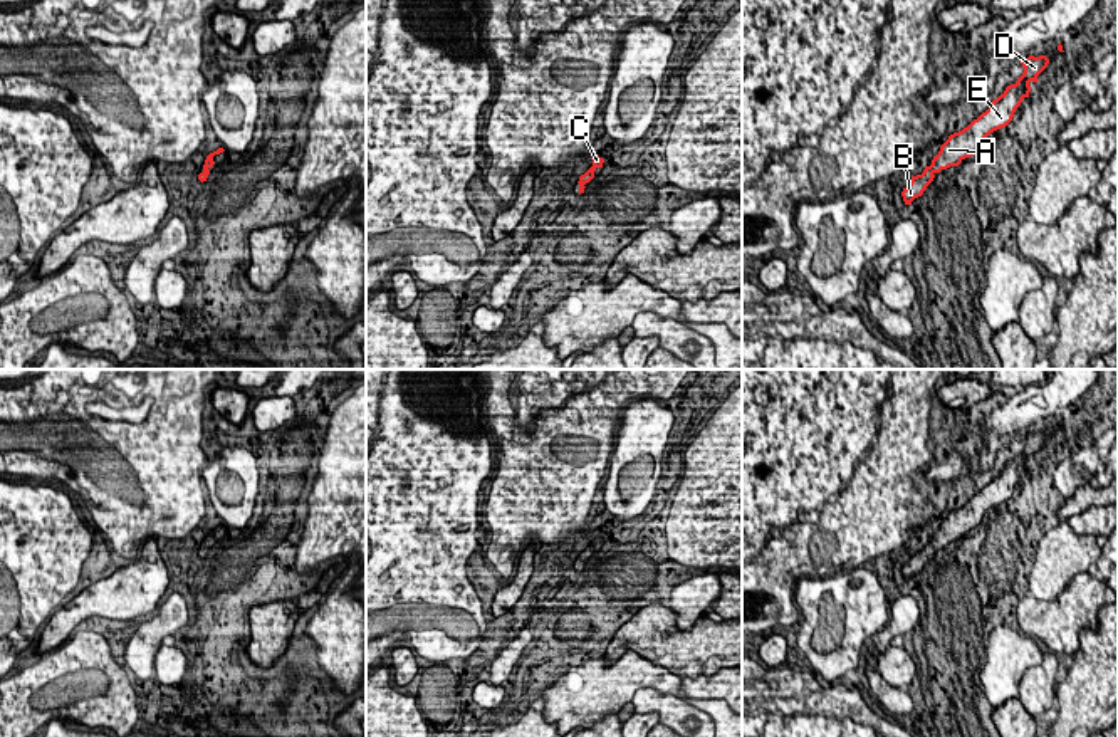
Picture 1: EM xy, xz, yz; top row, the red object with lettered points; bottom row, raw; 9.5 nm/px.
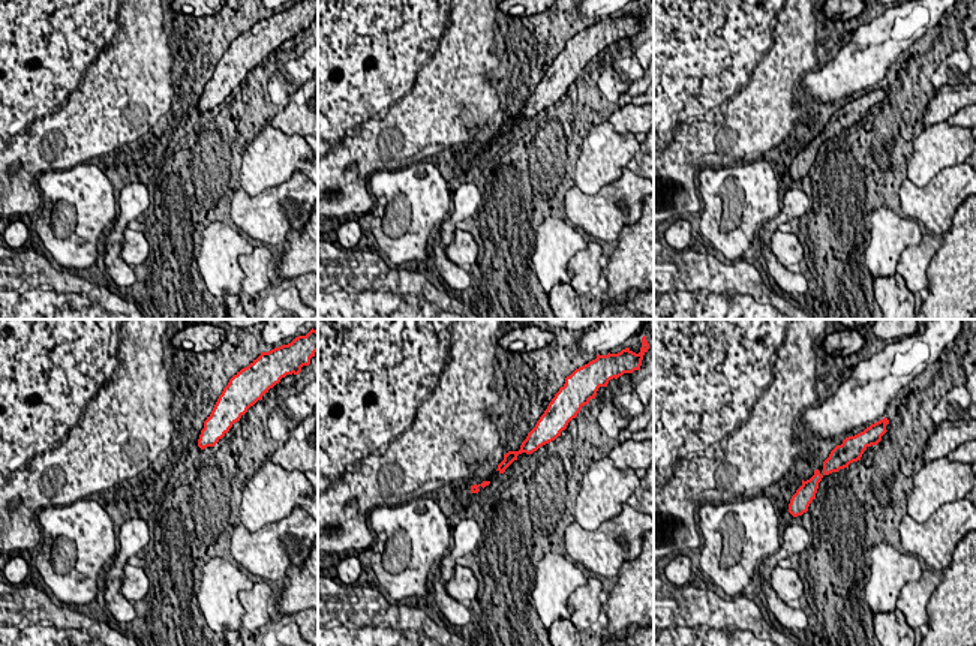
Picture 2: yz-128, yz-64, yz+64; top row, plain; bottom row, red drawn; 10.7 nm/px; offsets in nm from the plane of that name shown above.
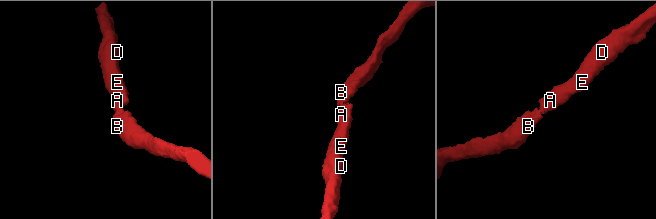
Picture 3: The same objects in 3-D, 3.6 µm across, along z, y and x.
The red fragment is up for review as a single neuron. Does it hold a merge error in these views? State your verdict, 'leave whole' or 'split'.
leave whole

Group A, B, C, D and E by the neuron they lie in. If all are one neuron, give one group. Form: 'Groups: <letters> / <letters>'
Groups: A B C D E

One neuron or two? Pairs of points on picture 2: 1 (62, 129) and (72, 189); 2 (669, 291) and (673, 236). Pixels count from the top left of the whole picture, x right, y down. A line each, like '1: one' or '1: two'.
1: two
2: two

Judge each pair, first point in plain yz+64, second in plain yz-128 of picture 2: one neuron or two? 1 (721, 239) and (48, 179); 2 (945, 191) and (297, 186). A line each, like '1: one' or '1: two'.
1: one
2: one

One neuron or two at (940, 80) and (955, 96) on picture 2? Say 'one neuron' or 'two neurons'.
two neurons

